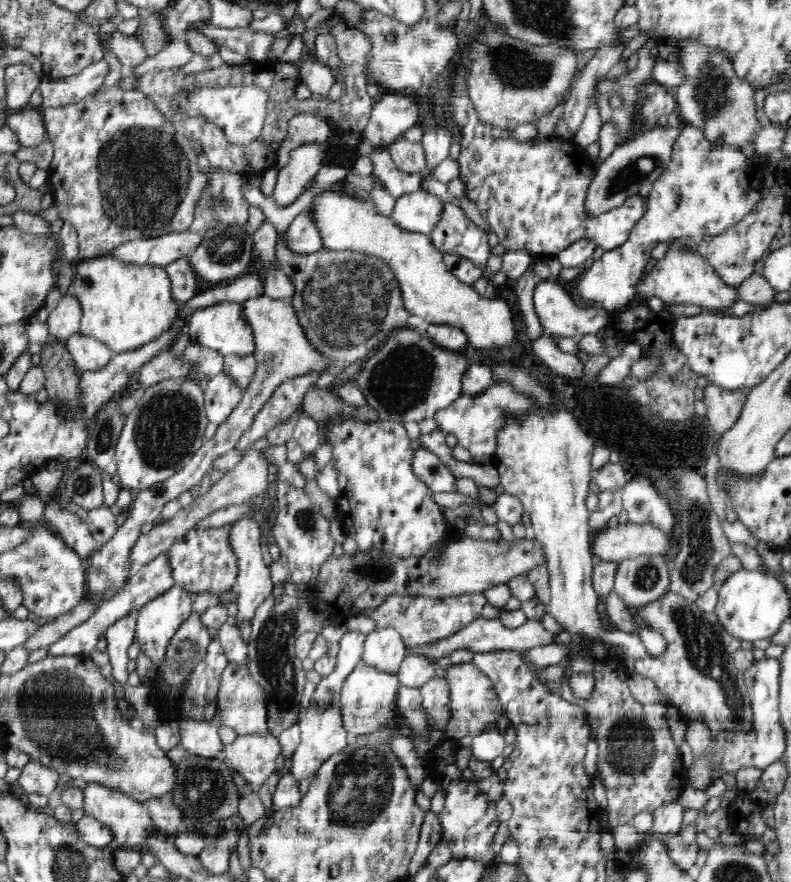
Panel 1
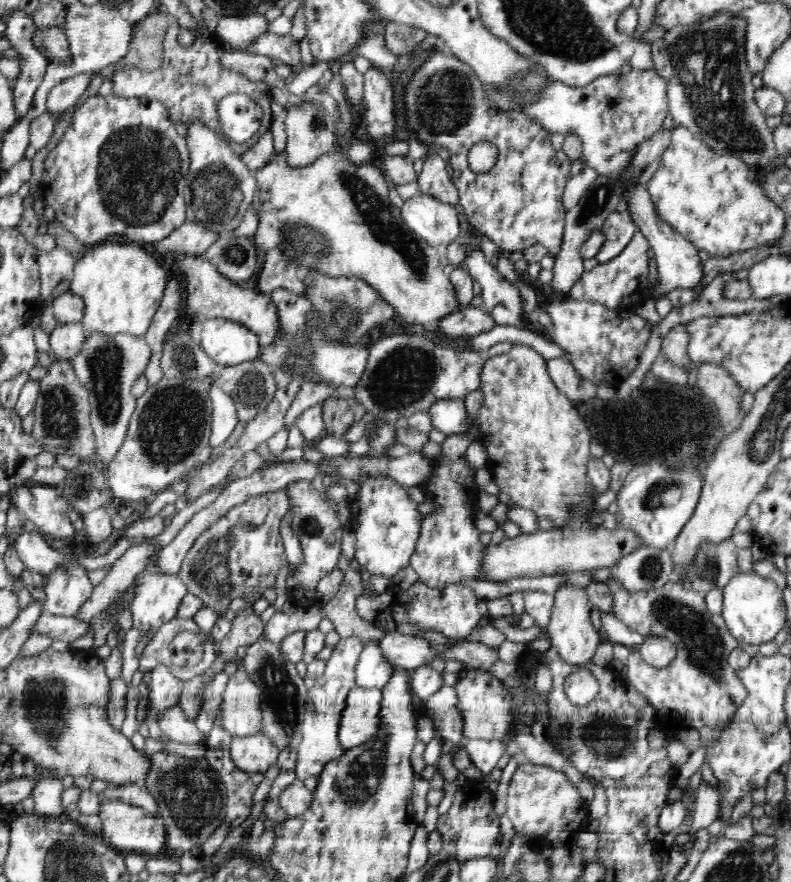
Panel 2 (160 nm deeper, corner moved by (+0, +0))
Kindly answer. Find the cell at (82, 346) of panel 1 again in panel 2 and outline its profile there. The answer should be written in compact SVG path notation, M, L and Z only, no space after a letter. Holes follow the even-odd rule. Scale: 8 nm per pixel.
M57 323L52 332L49 333L49 344L52 352L60 360L71 360L82 348L86 335L78 324Z

